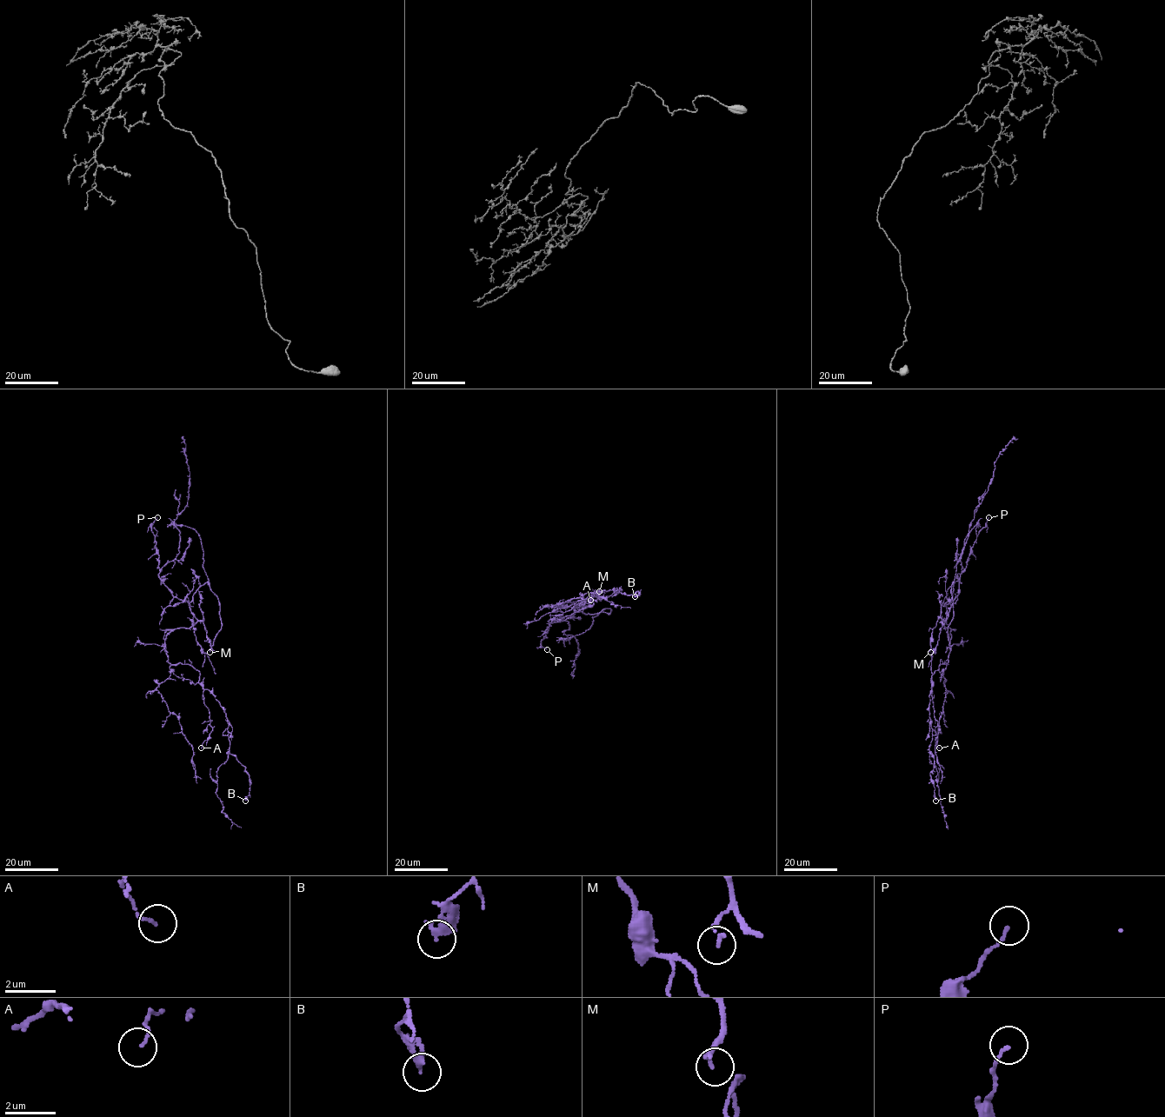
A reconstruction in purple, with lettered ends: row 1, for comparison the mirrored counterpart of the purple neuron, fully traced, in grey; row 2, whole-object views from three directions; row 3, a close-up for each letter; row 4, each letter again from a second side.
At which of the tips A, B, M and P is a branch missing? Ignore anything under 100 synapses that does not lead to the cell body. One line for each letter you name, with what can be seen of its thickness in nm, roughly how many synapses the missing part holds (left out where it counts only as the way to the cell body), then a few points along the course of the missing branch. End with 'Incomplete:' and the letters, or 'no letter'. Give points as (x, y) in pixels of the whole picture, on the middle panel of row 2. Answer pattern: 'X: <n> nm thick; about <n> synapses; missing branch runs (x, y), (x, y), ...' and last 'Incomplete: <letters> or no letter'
Incomplete: no letter

